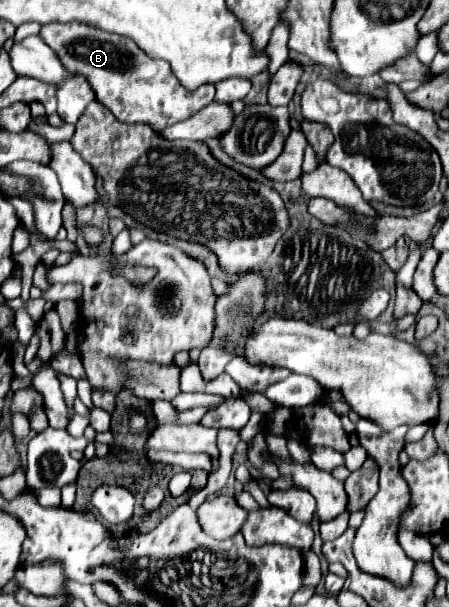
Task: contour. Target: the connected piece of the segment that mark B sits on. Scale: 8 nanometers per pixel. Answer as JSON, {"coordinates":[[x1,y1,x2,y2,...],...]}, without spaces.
{"coordinates":[[49,23,41,27,39,35,55,51,69,73,89,79,97,99,107,105,119,121,149,123,155,131,163,131,177,121,189,119,189,115,195,115,215,99,215,85,201,85,193,91,185,89,171,73,169,63,163,59,151,59,131,39,125,41,125,37,99,31,85,23]]}

